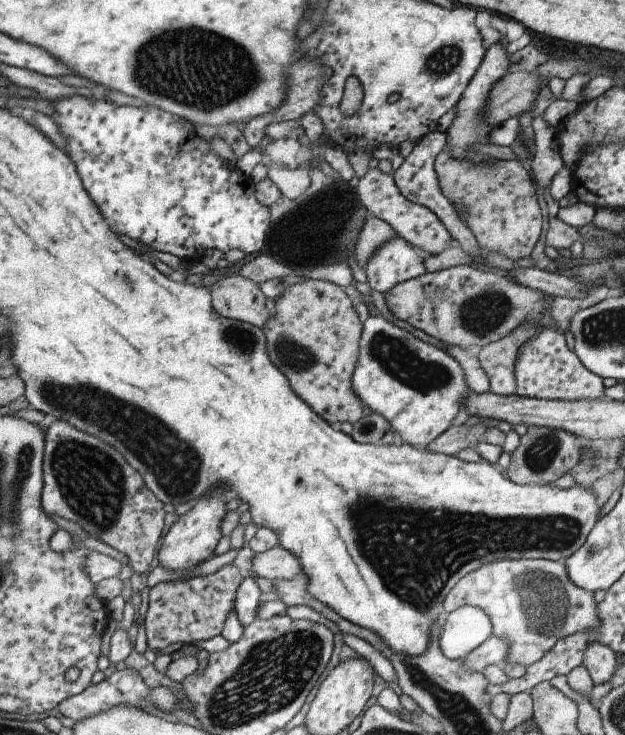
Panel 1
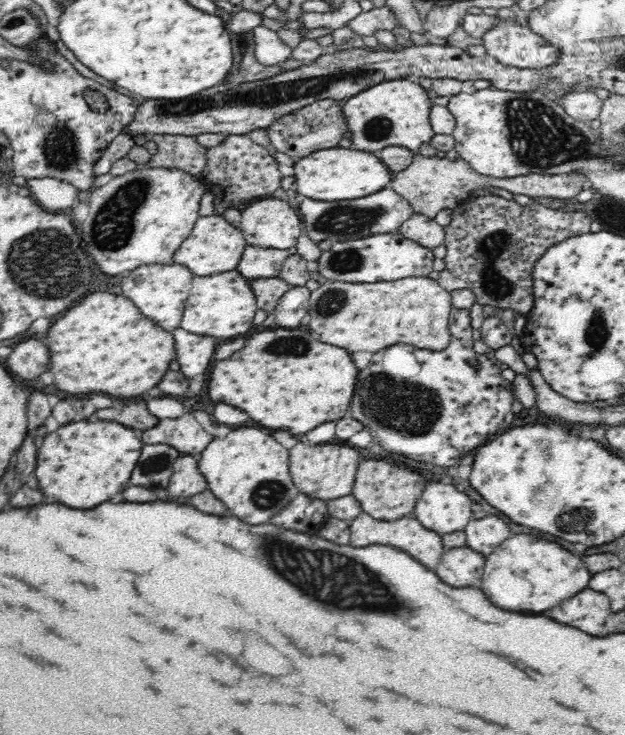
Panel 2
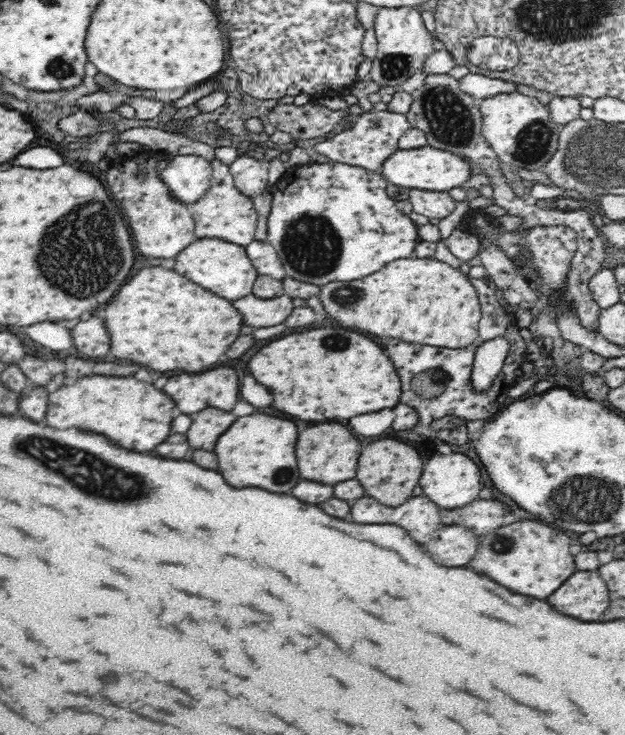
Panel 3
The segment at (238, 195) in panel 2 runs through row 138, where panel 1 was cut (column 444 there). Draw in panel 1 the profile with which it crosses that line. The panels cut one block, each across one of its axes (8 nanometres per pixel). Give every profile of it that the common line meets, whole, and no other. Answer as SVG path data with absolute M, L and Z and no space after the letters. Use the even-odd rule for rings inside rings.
M369 168L359 178L355 192L359 196L361 205L371 216L389 224L395 235L404 238L411 247L418 247L426 255L439 254L449 245L455 244L439 218L431 210L425 206L409 202L397 191L391 173L385 174L377 168Z

